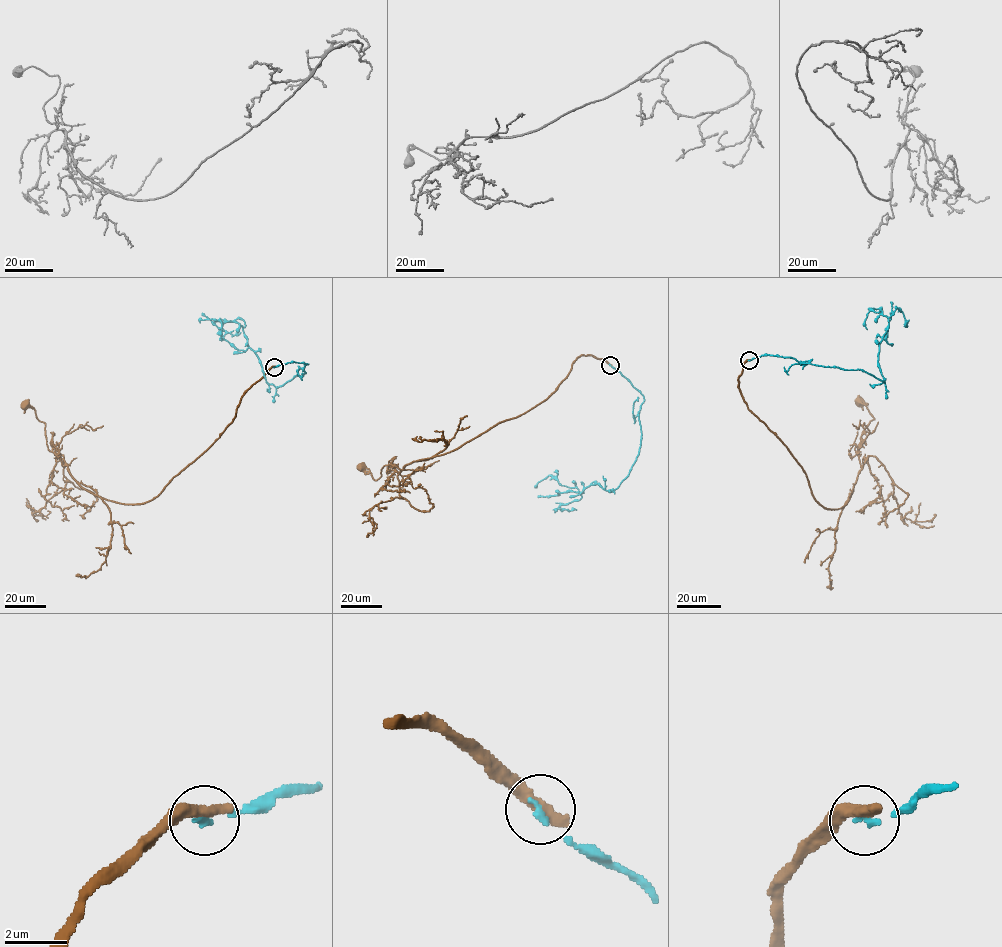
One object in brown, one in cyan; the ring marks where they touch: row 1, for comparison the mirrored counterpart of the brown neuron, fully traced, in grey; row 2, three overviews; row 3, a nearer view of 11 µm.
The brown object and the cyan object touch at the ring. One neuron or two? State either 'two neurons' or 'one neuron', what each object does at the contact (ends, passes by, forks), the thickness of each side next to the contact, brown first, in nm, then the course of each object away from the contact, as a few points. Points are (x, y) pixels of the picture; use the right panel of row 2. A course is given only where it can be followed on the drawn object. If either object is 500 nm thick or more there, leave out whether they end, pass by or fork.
two neurons; brown ends there; cyan ends there; 480 nm thick on the brown side, 180 nm on the other; brown runs (749, 360), (738, 377), (747, 408), (824, 508), (848, 501), (862, 468), (874, 419), (860, 402); cyan runs (749, 360), (767, 355), (789, 357), (800, 362), (863, 370), (884, 382), (879, 343), (896, 307), (906, 323)

